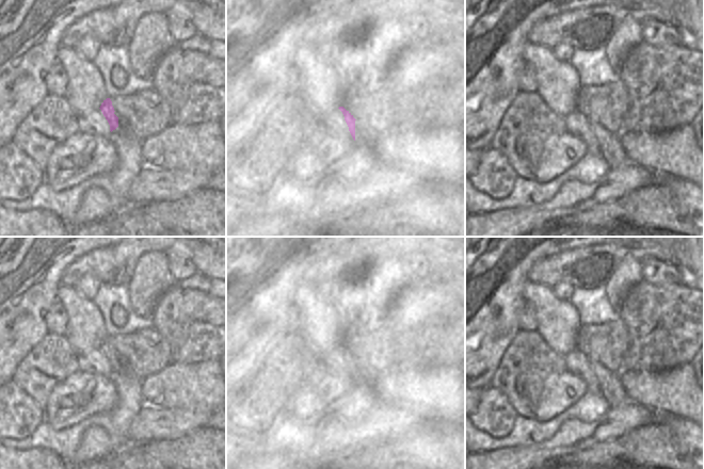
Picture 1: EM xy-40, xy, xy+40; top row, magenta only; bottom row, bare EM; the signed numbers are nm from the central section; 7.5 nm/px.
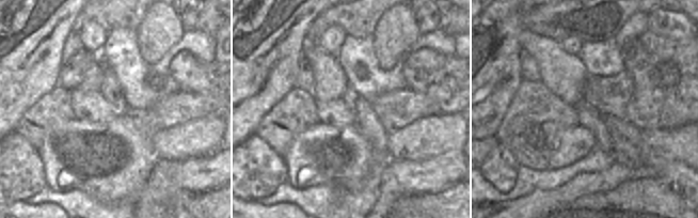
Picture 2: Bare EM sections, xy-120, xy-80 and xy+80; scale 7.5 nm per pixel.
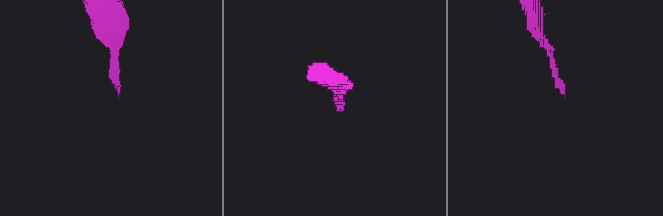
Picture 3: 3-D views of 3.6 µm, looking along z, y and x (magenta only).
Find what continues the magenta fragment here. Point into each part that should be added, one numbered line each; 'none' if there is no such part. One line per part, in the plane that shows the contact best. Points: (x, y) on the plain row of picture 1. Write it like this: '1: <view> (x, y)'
1: xy (364, 373)

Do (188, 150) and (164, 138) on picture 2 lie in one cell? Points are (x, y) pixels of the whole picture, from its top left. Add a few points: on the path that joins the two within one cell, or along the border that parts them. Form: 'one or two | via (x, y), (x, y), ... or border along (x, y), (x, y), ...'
one | via (183, 144), (170, 143)

